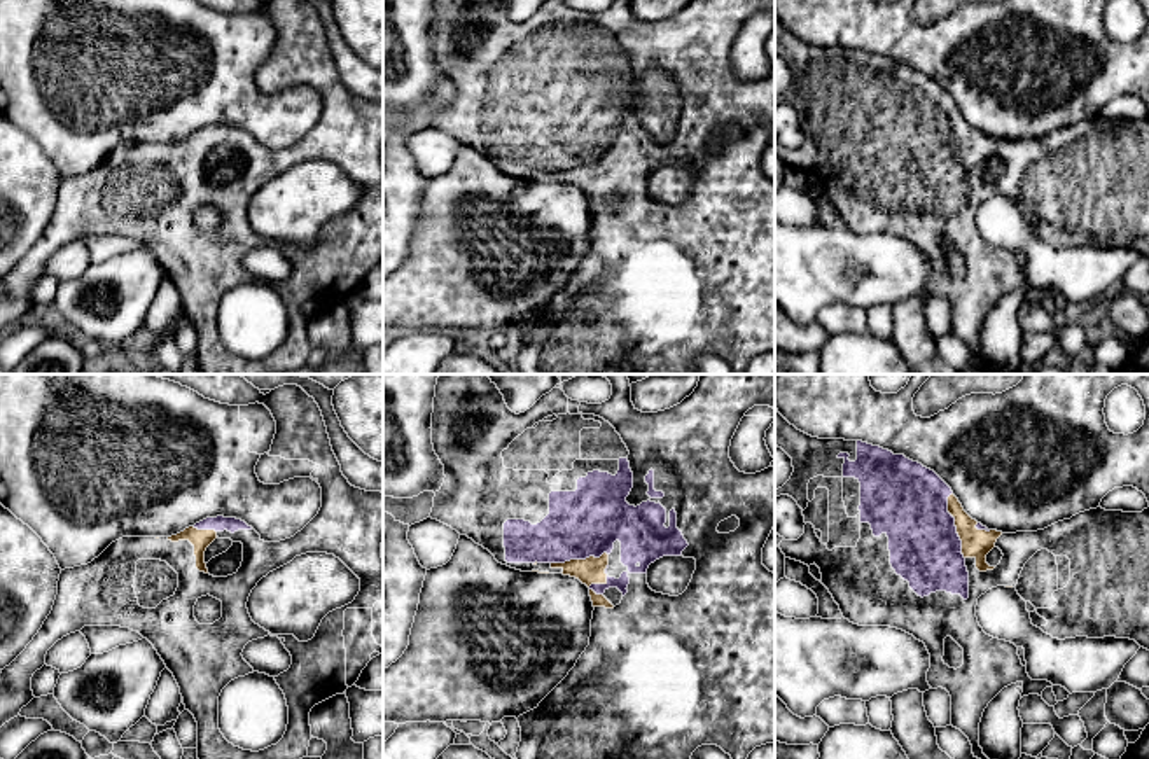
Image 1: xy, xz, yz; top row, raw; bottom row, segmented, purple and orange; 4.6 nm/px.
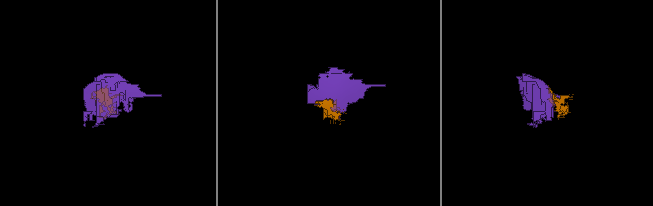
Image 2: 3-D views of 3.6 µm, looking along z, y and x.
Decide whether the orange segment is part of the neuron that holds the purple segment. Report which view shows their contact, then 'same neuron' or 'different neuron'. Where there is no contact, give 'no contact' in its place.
contact in yz; same neuron

